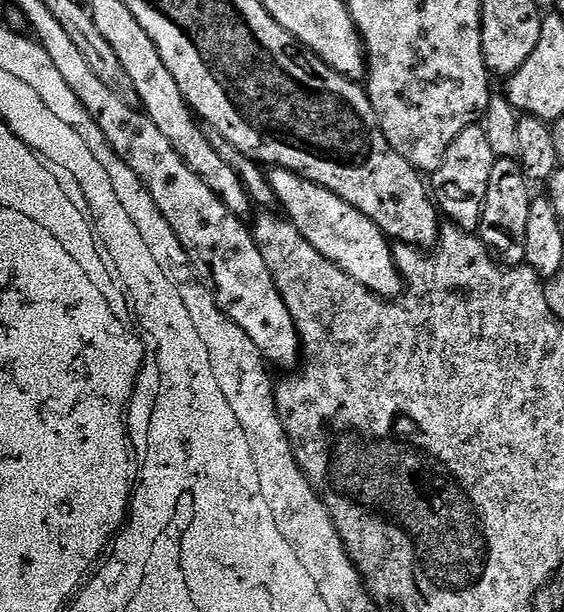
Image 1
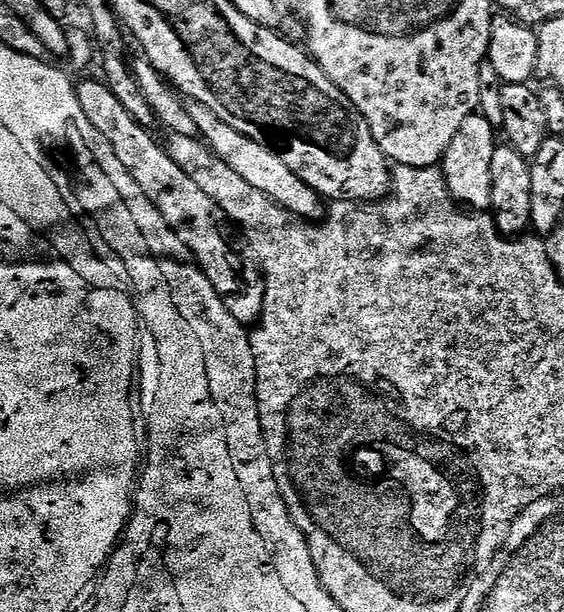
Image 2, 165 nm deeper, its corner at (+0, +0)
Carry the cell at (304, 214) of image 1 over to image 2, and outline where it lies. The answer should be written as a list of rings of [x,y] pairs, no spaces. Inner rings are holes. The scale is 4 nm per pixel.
[[[192,102],[188,104],[188,109],[190,118],[194,118],[194,122],[198,125],[201,139],[212,149],[215,156],[222,158],[222,162],[226,162],[226,166],[234,170],[234,174],[241,176],[245,182],[250,182],[254,190],[262,190],[266,198],[294,213],[301,220],[320,222],[325,219],[325,201],[314,189],[306,186],[306,182],[302,182],[302,178],[298,178],[298,174],[294,174],[294,170],[290,170],[286,162],[282,162],[277,152],[262,146],[262,142],[254,142],[254,138],[246,138],[246,134],[238,134],[234,126],[222,122],[222,118],[218,118],[218,114],[214,114],[214,110],[206,106]]]

